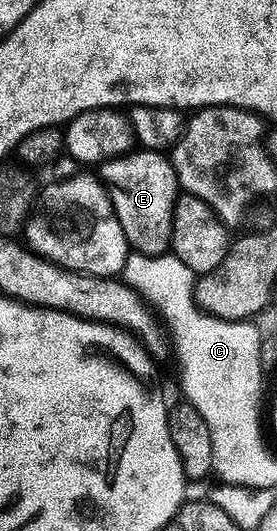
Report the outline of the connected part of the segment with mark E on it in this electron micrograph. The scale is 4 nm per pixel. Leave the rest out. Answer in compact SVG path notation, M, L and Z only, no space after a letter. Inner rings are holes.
M132 149L126 155L116 155L115 158L98 164L97 178L107 188L107 196L111 198L117 221L121 221L128 248L141 255L164 254L171 246L171 217L176 198L181 191L170 158L161 151Z

